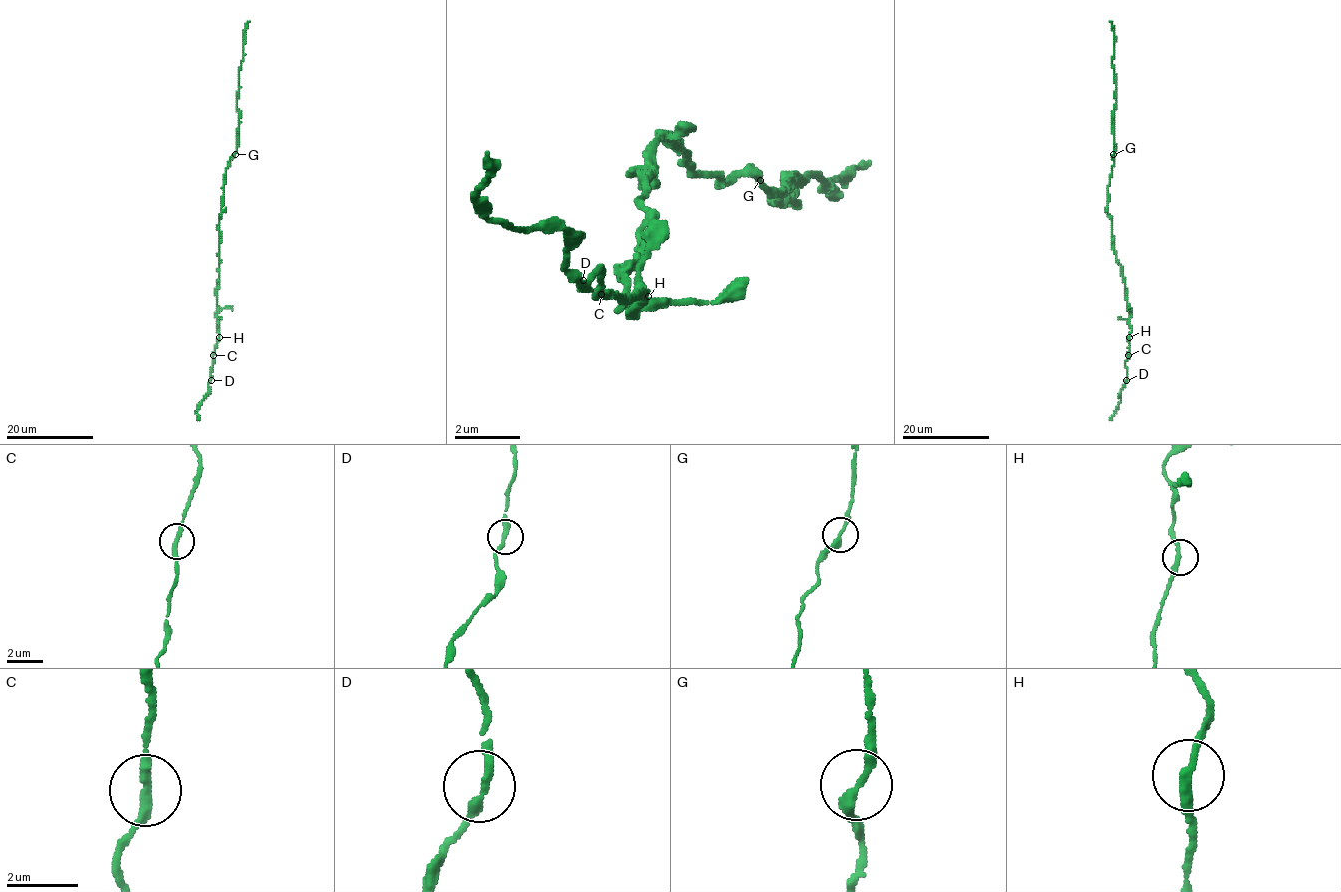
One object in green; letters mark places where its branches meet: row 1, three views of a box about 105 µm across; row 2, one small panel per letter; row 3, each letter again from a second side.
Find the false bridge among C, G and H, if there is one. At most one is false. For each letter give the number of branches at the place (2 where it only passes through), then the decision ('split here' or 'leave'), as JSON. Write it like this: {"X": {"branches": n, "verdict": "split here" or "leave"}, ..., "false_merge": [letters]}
{"C": {"branches": 2, "verdict": "leave"}, "G": {"branches": 2, "verdict": "leave"}, "H": {"branches": 2, "verdict": "leave"}, "false_merge": []}

